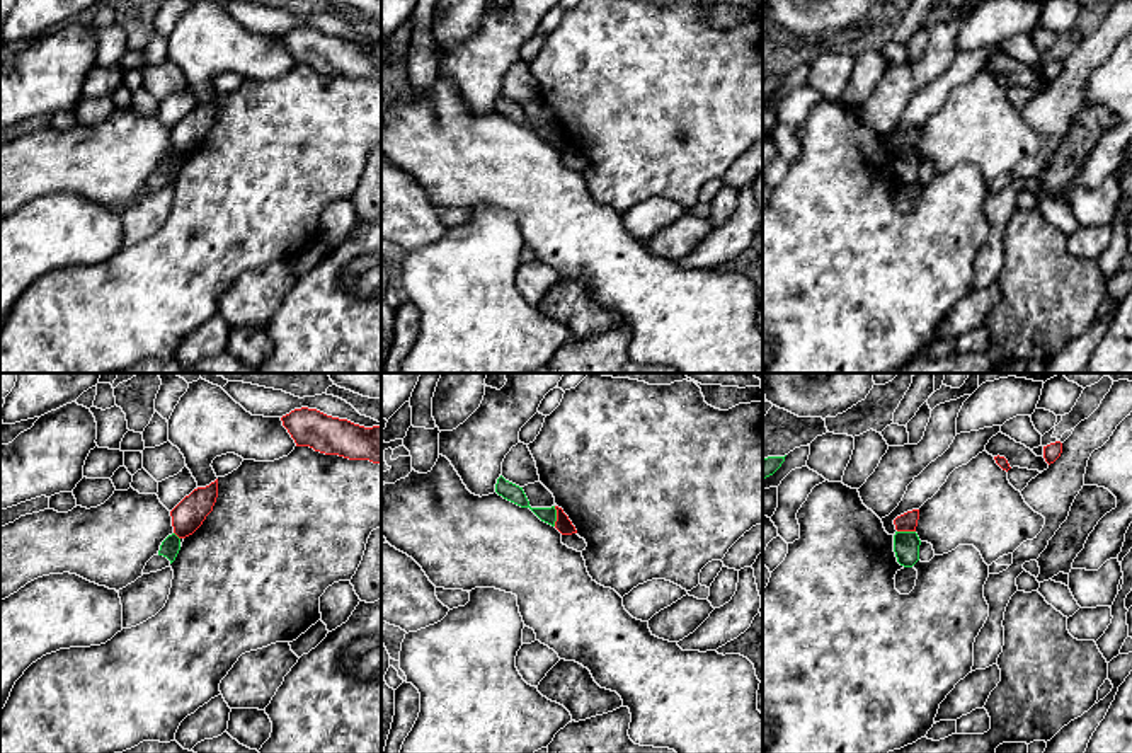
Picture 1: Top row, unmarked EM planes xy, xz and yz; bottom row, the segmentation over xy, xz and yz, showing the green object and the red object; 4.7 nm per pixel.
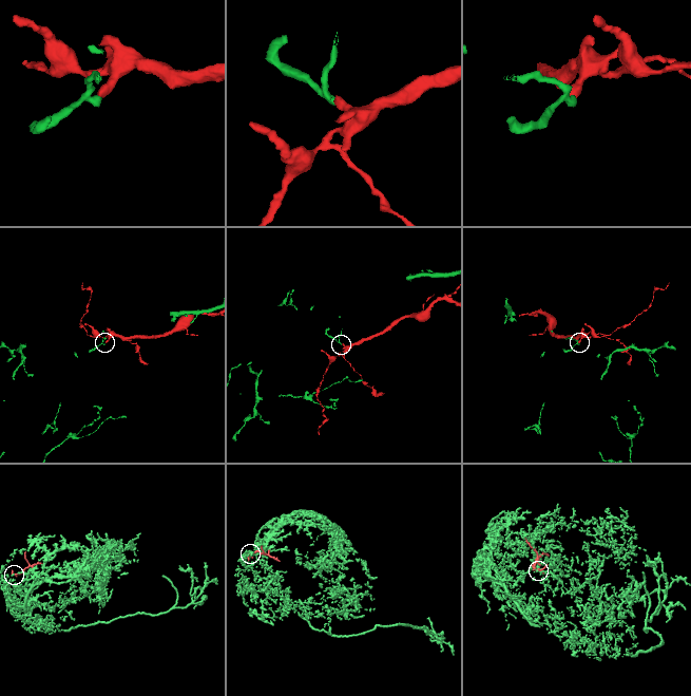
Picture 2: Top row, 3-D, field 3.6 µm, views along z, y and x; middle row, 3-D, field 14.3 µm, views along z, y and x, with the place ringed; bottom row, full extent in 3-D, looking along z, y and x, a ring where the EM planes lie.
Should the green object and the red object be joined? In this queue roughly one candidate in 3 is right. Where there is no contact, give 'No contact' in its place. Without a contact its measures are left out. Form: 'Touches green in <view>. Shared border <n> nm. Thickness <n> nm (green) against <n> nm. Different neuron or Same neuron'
Touches green in xz. Shared border 100 nm. Thickness 90 nm (green) against 80 nm. Different neuron

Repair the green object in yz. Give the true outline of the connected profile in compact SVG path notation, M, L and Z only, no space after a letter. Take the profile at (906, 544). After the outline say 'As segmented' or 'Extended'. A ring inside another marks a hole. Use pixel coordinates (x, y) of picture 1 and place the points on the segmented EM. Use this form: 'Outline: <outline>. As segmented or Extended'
Outline: M895 532L894 552L897 562L904 567L912 567L919 560L921 540L916 532Z. As segmented

